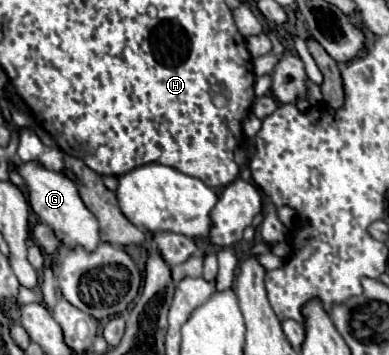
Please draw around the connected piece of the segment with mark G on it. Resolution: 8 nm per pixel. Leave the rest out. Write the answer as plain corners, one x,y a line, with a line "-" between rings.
20,163
18,165
18,173
22,175
22,179
26,181
28,187
28,201
32,205
32,209
38,213
38,217
52,227
56,239
60,241
62,249
76,249
82,247
86,251
94,251
100,243
100,235
98,235
98,221
96,217
86,209
86,205
82,203
76,185
66,179
62,173
52,173
48,169
44,169
38,163

